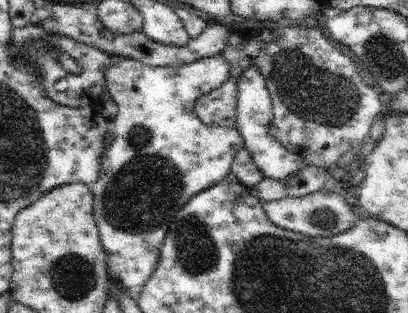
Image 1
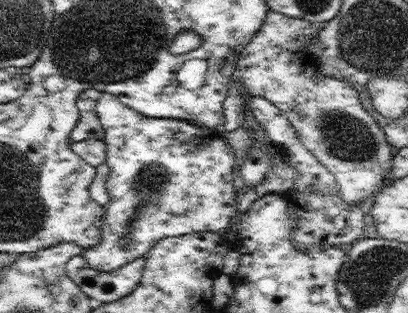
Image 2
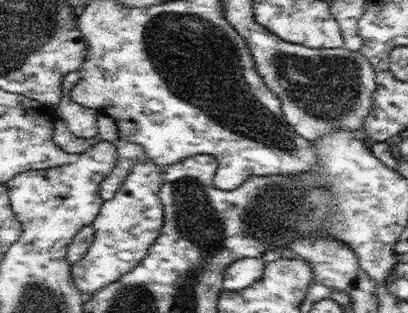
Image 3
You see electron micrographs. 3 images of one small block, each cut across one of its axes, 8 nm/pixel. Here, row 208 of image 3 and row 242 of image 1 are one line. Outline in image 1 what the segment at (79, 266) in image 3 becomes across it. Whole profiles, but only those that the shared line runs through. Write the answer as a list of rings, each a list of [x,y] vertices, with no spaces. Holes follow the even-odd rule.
[[[215,54],[211,58],[201,58],[193,64],[181,64],[181,66],[165,66],[165,68],[151,68],[151,66],[145,66],[145,64],[139,64],[135,60],[127,60],[127,58],[117,58],[117,62],[113,66],[109,66],[105,70],[105,90],[107,94],[111,96],[111,100],[115,102],[117,106],[117,116],[113,118],[111,122],[111,130],[113,130],[113,140],[111,144],[107,146],[105,154],[101,156],[101,166],[99,166],[99,176],[97,180],[89,186],[91,190],[91,196],[93,196],[93,220],[95,220],[95,226],[97,226],[97,234],[99,234],[99,242],[101,242],[101,248],[105,252],[105,270],[107,270],[107,276],[109,280],[117,280],[121,284],[121,288],[127,288],[127,290],[139,290],[143,288],[143,284],[151,278],[151,274],[155,272],[155,266],[157,266],[157,260],[159,260],[159,252],[161,252],[161,244],[165,240],[165,234],[167,234],[167,228],[169,224],[173,222],[175,214],[193,198],[197,196],[199,192],[205,192],[209,190],[211,186],[219,184],[221,180],[227,178],[227,174],[231,174],[231,162],[233,162],[233,156],[243,148],[243,140],[239,136],[239,132],[235,130],[227,130],[227,128],[209,128],[205,126],[197,116],[195,116],[195,100],[199,100],[199,96],[203,94],[209,94],[211,90],[217,90],[225,80],[229,78],[229,62],[227,58],[223,58],[223,54]]]

